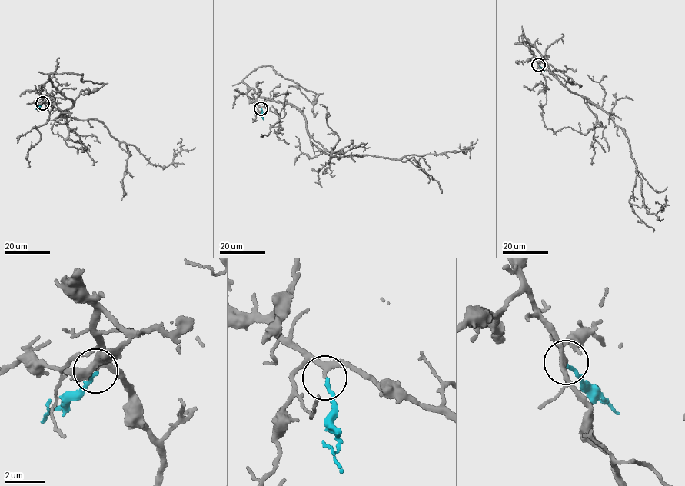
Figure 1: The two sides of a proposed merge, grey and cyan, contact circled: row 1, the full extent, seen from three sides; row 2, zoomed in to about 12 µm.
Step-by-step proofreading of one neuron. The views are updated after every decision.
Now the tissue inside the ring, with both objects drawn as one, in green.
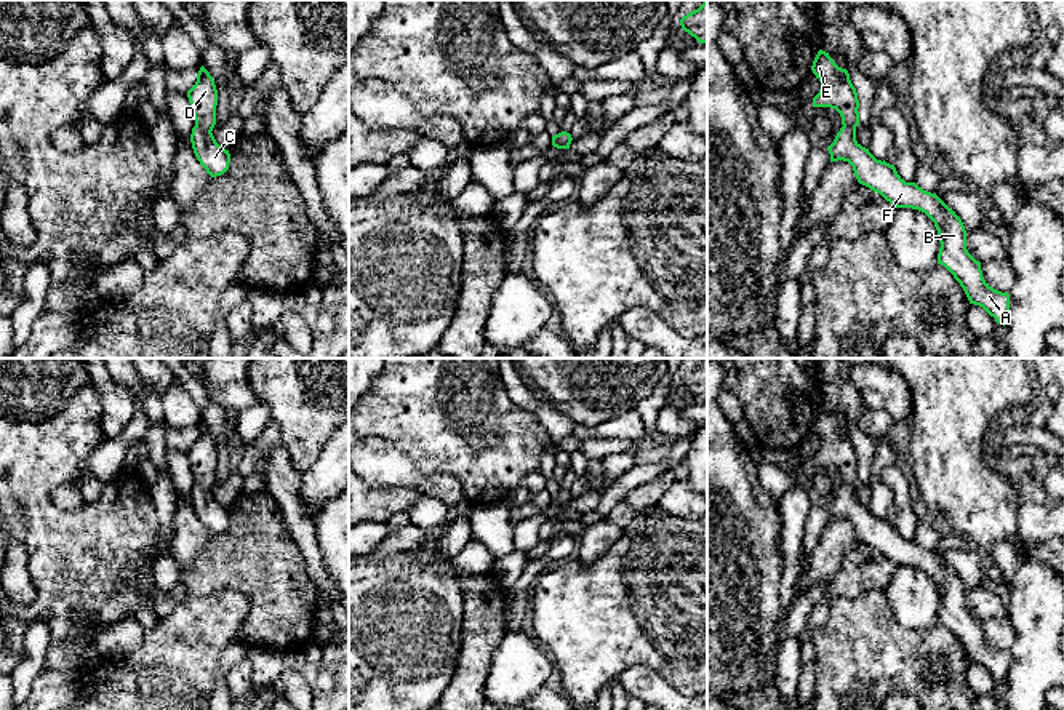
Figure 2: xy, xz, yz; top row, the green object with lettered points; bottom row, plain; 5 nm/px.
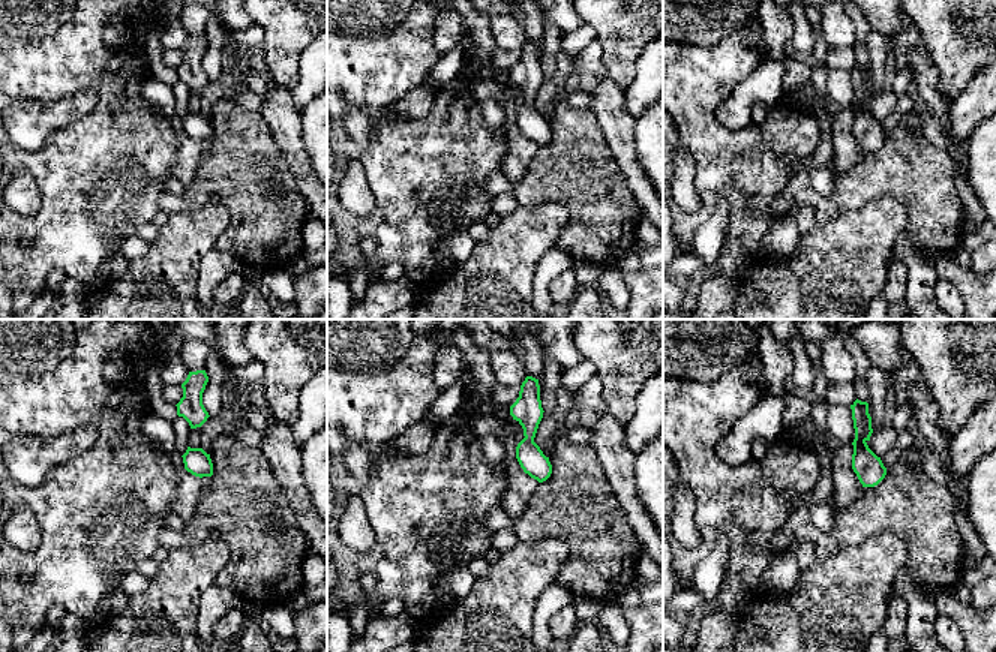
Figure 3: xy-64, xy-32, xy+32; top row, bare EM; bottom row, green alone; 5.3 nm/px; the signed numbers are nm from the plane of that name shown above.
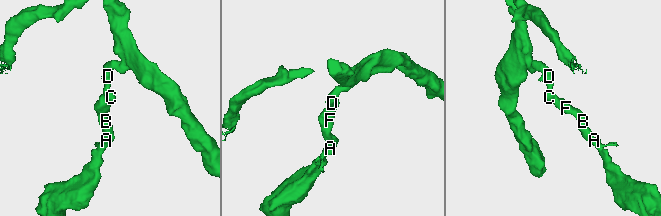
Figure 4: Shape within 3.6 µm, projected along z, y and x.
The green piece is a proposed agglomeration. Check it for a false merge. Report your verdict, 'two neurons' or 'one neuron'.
one neuron

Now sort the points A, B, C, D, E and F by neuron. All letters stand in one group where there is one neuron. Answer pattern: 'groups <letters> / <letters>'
groups A B C D E F

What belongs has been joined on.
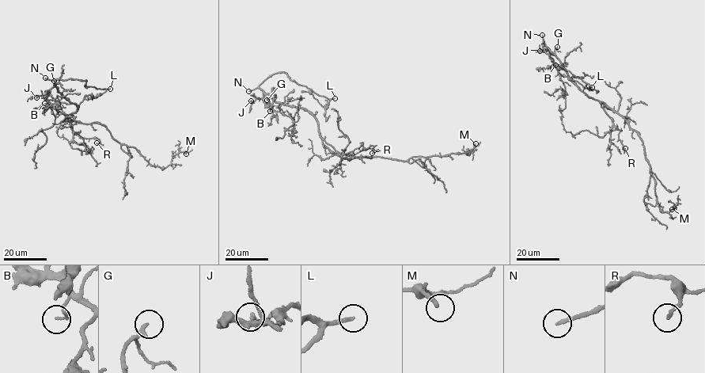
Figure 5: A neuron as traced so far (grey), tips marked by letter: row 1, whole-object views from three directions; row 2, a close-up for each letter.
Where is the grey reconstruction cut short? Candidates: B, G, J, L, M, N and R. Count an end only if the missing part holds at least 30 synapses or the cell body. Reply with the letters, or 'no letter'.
G, L, N

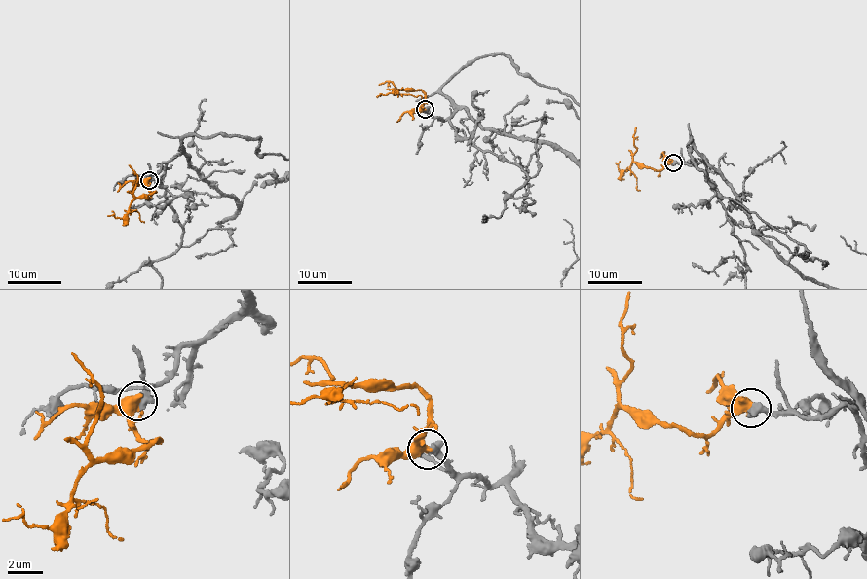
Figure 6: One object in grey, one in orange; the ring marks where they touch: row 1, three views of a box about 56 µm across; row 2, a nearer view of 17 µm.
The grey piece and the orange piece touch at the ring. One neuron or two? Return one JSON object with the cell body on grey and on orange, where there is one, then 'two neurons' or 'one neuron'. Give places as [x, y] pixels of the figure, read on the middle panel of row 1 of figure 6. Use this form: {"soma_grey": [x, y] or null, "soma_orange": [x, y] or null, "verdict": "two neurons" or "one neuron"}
{"soma_grey": null, "soma_orange": null, "verdict": "one neuron"}

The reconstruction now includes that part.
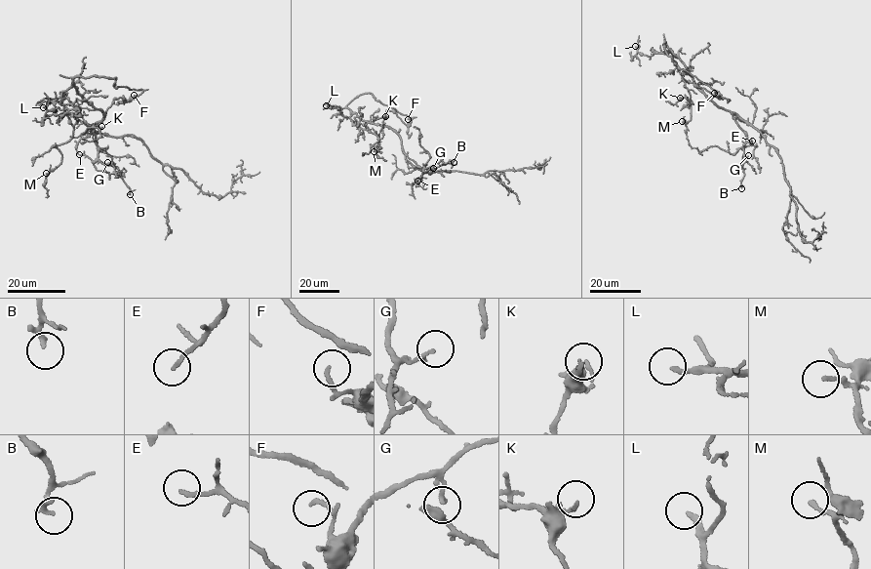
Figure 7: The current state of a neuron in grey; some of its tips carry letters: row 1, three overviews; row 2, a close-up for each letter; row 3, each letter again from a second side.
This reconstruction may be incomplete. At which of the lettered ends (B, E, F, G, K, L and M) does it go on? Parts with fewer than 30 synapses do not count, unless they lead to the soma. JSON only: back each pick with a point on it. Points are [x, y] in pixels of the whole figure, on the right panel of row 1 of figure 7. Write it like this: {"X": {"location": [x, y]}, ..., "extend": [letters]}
{"L": {"location": [635, 46]}, "extend": ["L"]}

